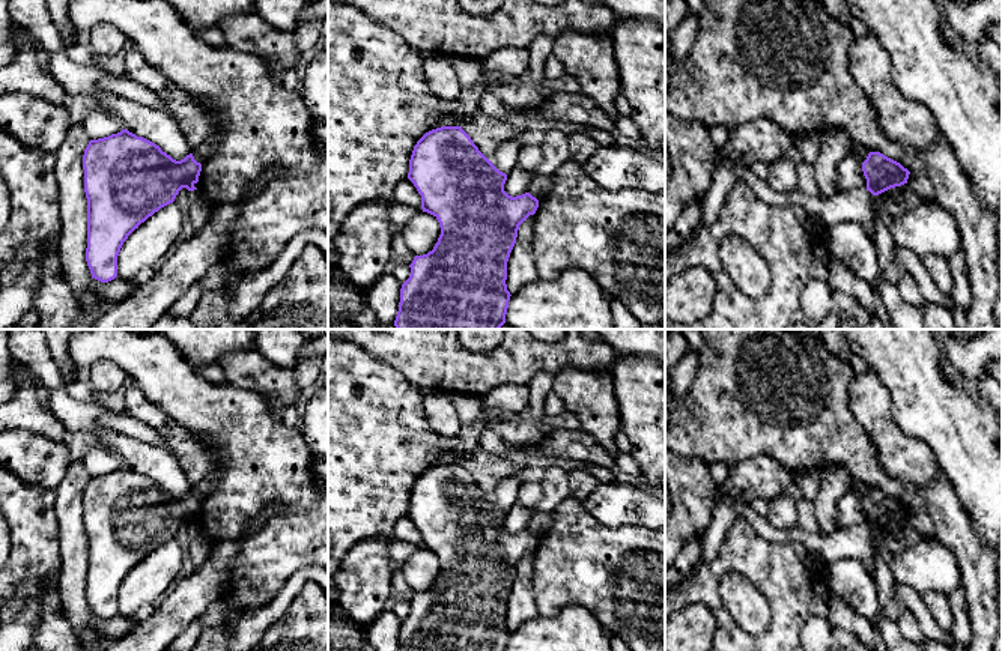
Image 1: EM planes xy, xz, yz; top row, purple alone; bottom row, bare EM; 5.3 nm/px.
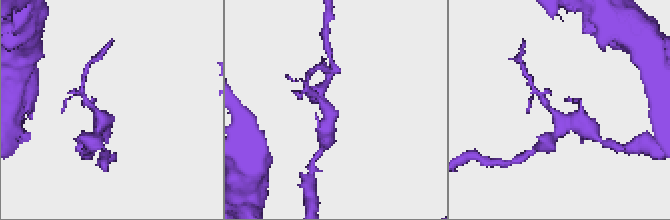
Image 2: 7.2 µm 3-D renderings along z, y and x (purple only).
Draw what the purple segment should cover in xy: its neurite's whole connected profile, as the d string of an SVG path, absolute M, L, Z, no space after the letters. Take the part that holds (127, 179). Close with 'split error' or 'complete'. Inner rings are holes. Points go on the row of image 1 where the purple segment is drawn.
M128 129L90 140L84 155L84 192L87 198L86 262L92 278L108 283L117 277L117 256L128 236L161 207L175 201L182 188L197 189L202 164L193 153L176 161L155 143Z | complete

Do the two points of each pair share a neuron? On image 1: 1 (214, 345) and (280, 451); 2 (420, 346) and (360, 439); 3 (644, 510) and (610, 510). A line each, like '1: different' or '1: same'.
1: different
2: different
3: same

